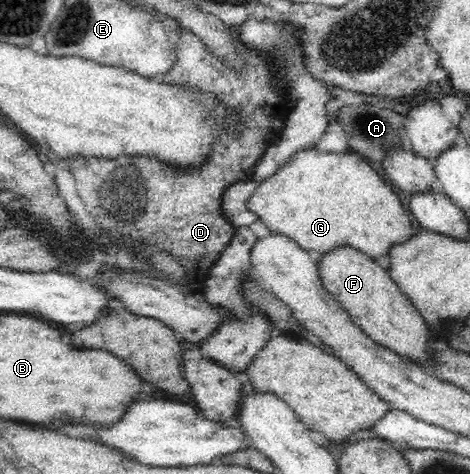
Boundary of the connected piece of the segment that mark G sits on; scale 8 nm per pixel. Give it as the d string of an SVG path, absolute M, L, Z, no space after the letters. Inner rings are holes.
M315 144L296 151L287 162L280 163L277 169L266 179L258 181L254 178L234 182L221 198L221 210L225 218L236 227L248 226L260 218L268 230L280 231L289 235L297 245L307 251L313 250L320 255L336 245L357 247L372 259L386 256L392 243L408 238L412 222L392 192L392 188L370 168L363 156L356 154L324 154Z

